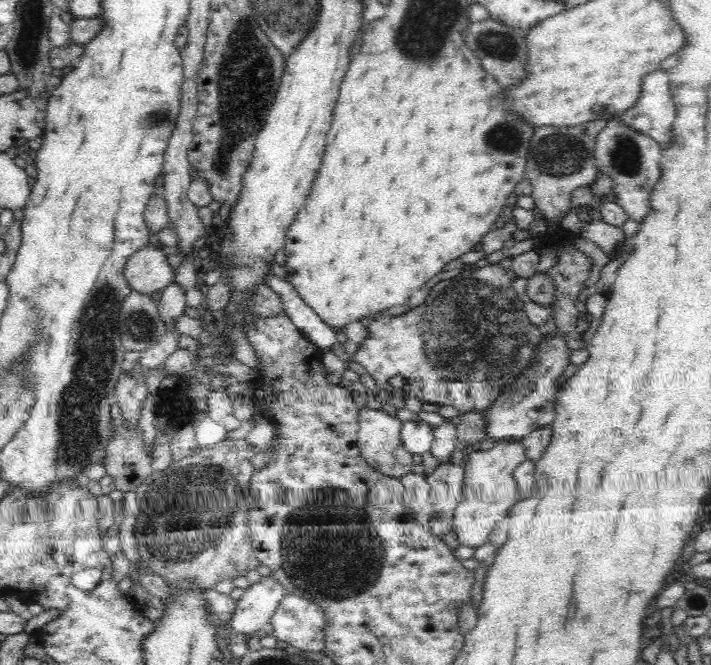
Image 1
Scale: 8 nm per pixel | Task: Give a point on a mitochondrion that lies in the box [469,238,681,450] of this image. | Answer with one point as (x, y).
(537, 389)

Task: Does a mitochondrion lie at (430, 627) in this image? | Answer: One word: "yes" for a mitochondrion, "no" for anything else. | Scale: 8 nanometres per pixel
no

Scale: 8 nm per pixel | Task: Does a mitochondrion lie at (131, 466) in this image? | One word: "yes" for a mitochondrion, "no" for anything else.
yes

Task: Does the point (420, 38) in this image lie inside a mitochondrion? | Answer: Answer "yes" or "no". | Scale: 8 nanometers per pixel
yes

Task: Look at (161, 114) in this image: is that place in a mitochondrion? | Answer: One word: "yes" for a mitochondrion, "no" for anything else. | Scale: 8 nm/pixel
yes

